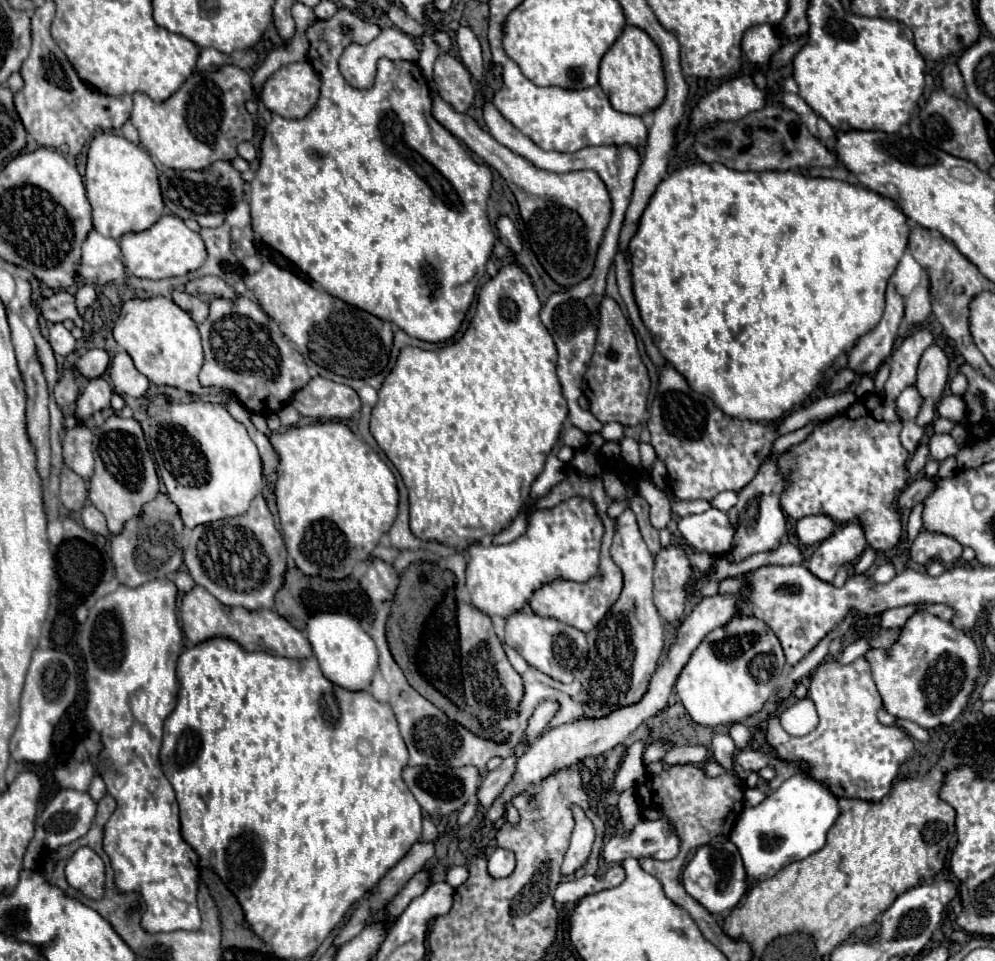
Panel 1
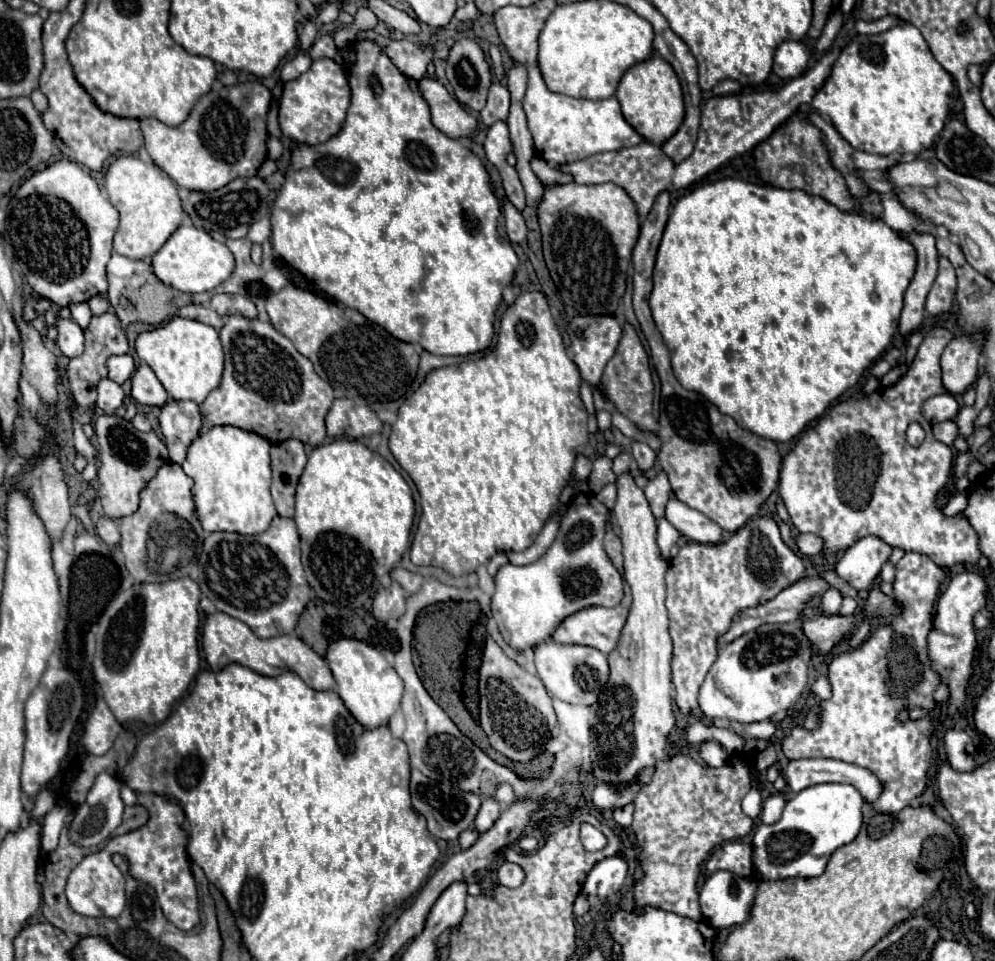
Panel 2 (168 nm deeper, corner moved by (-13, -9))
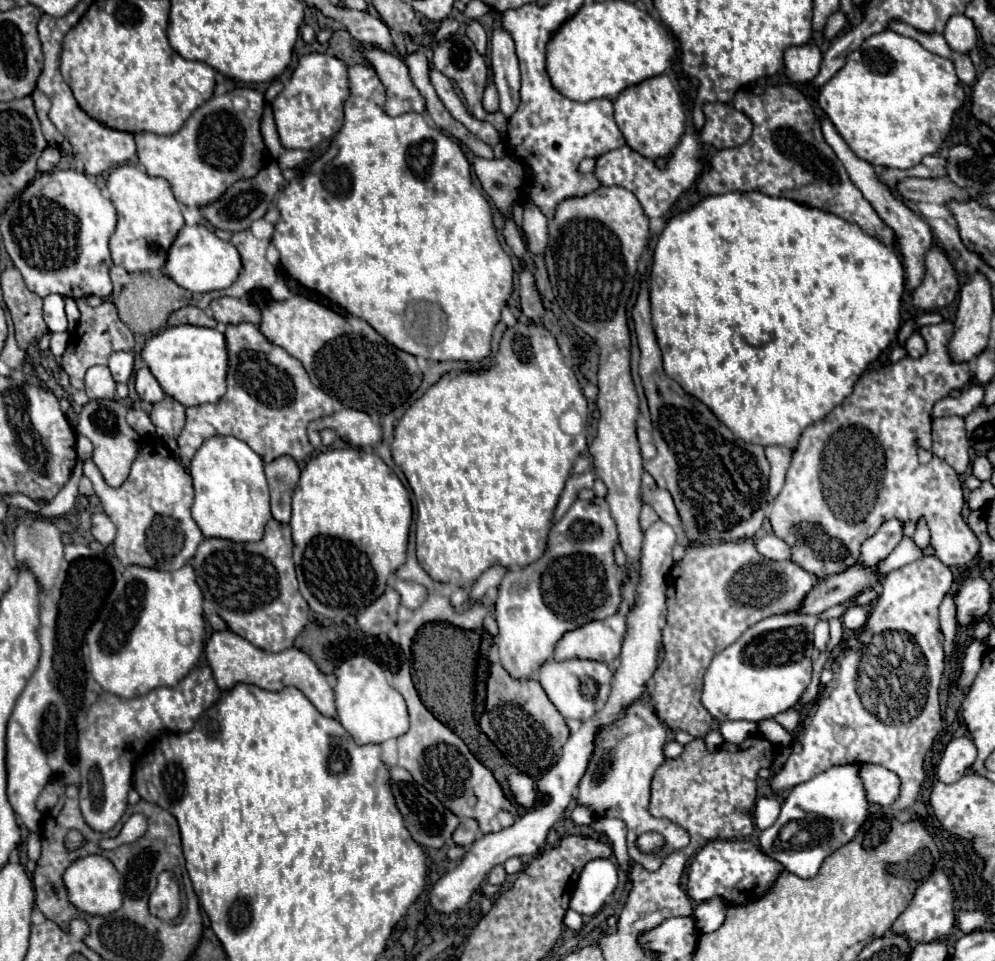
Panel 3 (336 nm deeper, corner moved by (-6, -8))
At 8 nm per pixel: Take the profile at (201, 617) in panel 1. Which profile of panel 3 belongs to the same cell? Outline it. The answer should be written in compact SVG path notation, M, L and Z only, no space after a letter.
M214 632L206 642L206 658L214 672L214 678L218 686L228 692L236 684L252 684L268 692L280 692L282 688L294 686L298 688L316 708L320 714L336 718L336 706L334 706L334 683L327 675L318 670L318 666L312 662L308 654L304 654L298 648L288 648L280 654L268 654L256 646L252 646L248 640L236 636L234 632Z

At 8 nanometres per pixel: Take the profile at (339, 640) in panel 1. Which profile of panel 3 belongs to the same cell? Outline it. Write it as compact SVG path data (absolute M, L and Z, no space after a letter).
M354 656L342 662L336 672L336 710L338 722L348 730L356 744L382 744L390 738L404 736L408 732L406 702L384 676L384 670L366 656Z

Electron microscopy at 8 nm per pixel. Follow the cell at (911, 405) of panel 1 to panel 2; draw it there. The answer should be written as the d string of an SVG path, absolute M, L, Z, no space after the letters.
M949 393L929 397L921 409L923 417L927 417L927 421L931 421L931 423L953 419L957 415L957 411L959 411L959 405L957 405L955 397Z

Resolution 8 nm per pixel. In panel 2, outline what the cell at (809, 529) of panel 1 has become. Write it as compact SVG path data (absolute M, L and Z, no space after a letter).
M803 533L795 541L797 541L799 551L803 555L807 555L807 557L815 557L815 555L819 555L823 551L823 539L819 535L815 535L815 533Z

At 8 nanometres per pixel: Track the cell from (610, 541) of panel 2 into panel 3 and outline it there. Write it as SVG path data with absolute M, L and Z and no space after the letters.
M624 600L618 614L584 624L572 632L566 632L564 638L556 644L554 660L596 660L612 664L620 656L620 646L626 634L626 614L630 606Z

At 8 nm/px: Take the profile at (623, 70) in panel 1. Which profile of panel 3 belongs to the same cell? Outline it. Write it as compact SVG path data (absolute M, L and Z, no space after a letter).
M666 74L648 78L642 84L626 88L614 100L614 118L620 132L624 134L626 144L650 160L656 160L660 156L670 156L676 144L680 142L680 136L684 134L684 124L686 124L682 98L674 82Z

